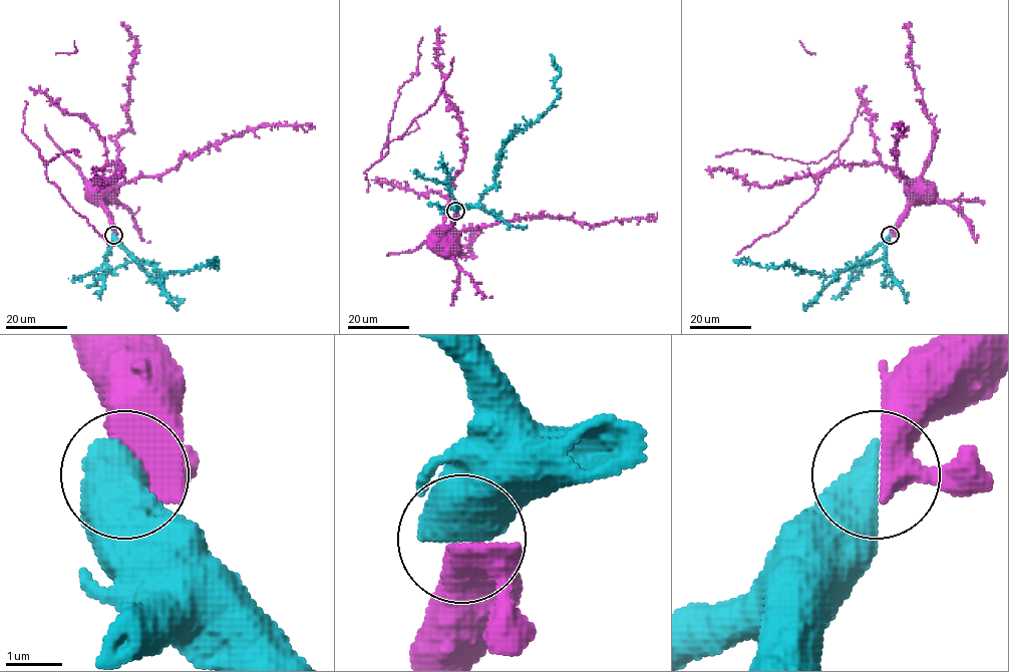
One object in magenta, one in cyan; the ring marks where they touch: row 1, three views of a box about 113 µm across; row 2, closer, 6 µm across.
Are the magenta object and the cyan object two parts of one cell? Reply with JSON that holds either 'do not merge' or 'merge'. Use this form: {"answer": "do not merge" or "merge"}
{"answer": "merge"}

